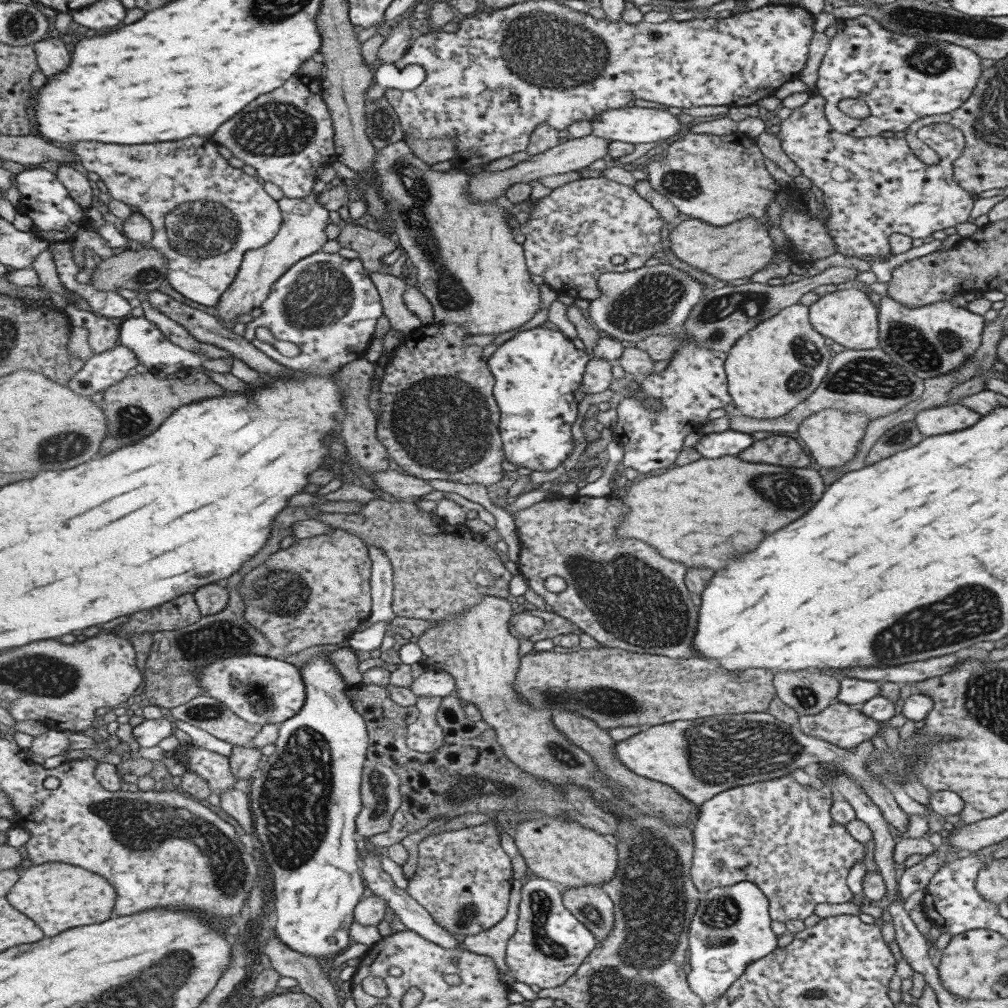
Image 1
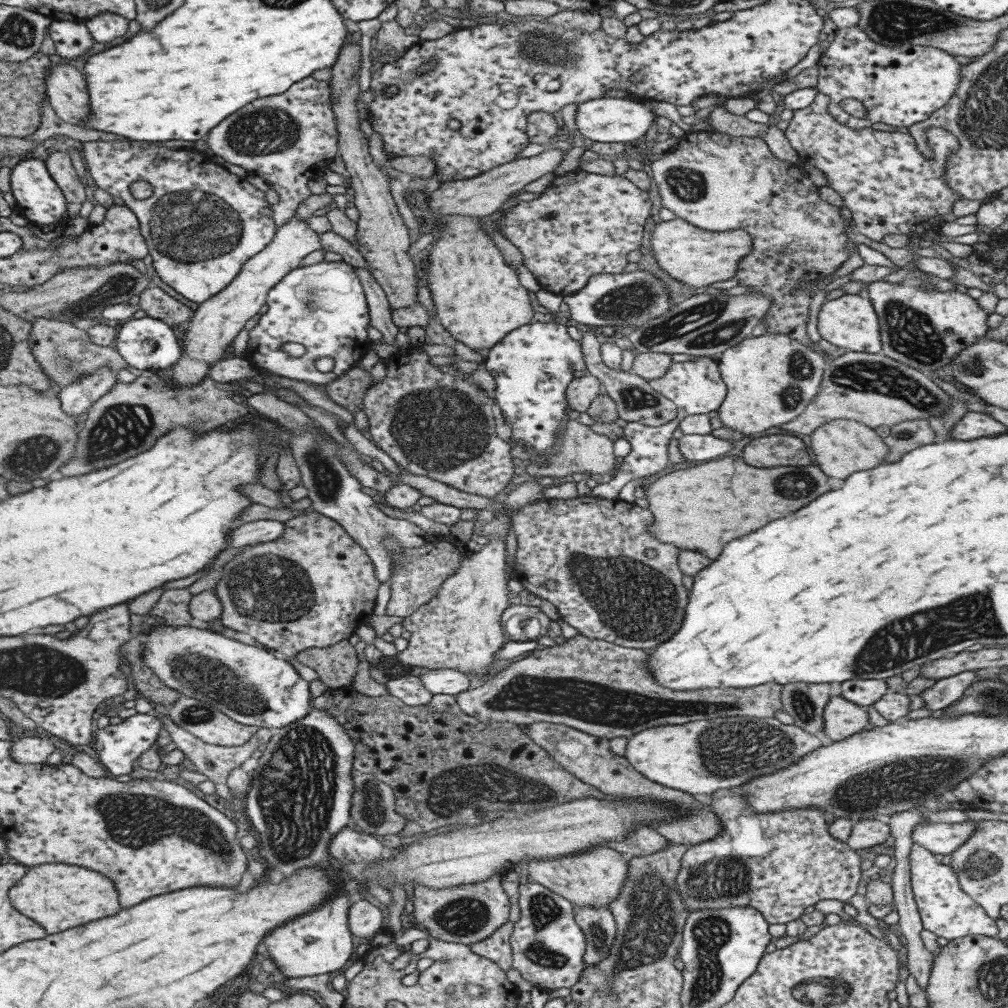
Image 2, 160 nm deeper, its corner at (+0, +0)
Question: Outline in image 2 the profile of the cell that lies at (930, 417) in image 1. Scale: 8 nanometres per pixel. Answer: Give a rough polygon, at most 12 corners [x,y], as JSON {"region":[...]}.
{"region":[[966,412],[948,430],[955,440],[995,436],[1007,428],[991,416]]}

